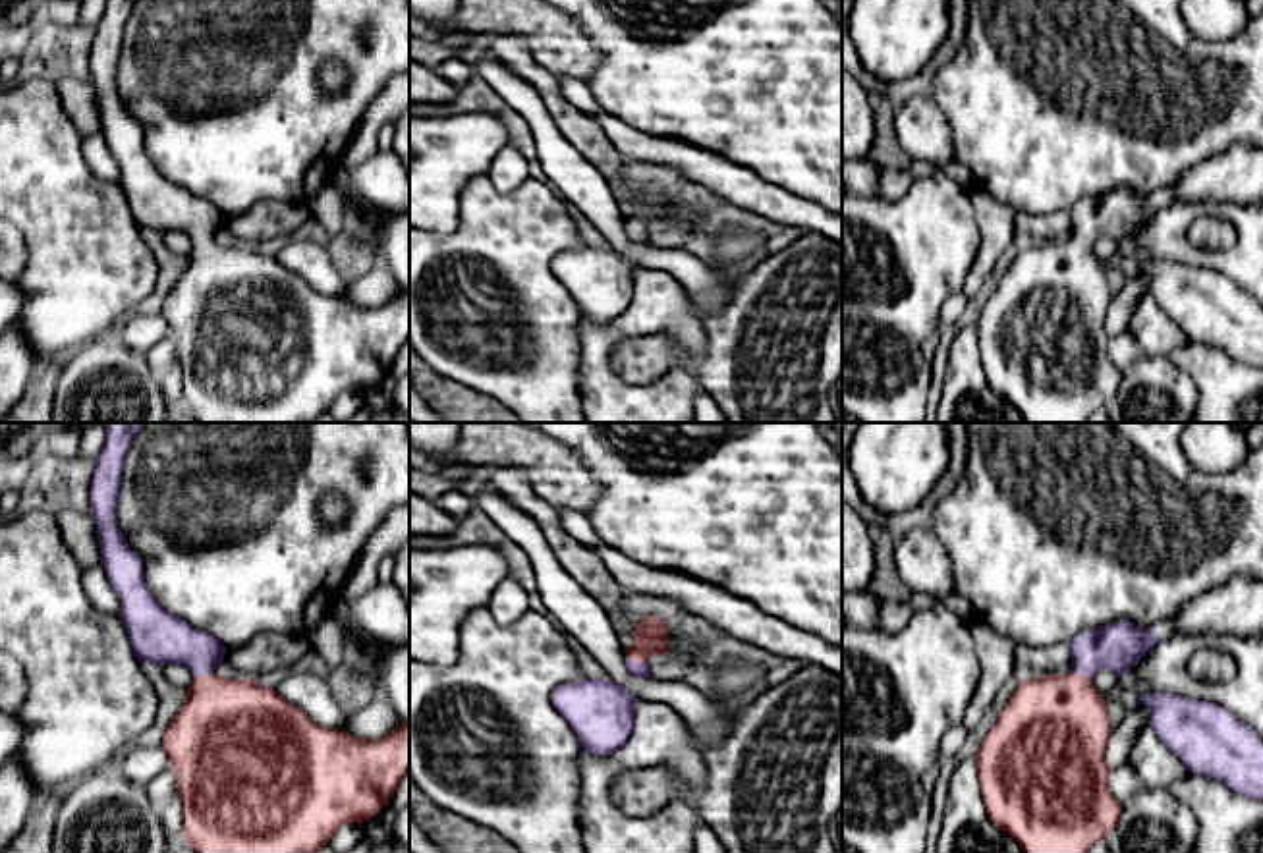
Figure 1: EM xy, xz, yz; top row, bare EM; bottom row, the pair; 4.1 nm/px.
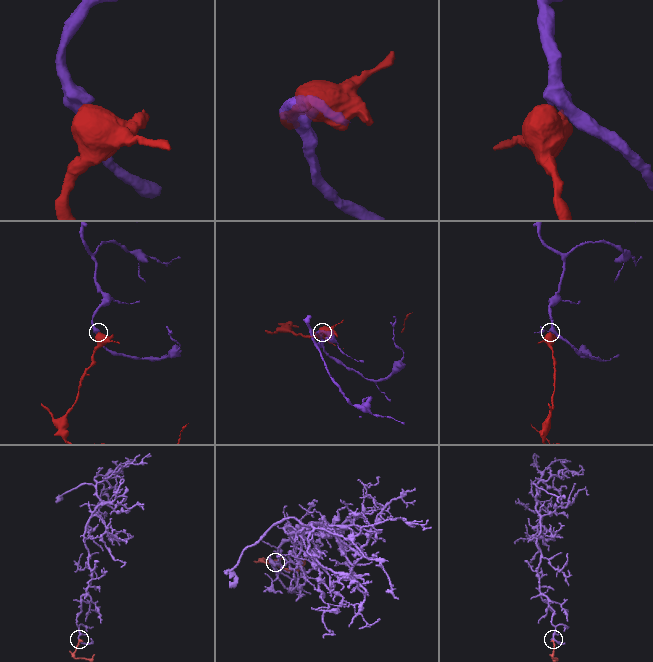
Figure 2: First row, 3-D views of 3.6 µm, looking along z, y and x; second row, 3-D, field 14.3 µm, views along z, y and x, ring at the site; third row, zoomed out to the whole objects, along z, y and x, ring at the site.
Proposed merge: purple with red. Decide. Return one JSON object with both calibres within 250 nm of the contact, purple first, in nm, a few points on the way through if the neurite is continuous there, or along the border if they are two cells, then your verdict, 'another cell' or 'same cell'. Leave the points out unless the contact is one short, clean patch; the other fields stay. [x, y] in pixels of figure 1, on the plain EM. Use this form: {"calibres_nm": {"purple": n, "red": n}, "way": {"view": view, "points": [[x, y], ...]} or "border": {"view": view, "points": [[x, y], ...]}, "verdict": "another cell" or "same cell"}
{"calibres_nm": {"purple": 220, "red": 420}, "way": {"view": "xy", "points": [[157, 203], [170, 207], [203, 242], [207, 263], [226, 296]]}, "verdict": "same cell"}

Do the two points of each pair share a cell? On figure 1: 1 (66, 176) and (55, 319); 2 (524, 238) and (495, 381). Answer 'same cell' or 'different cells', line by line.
1: same cell
2: same cell

